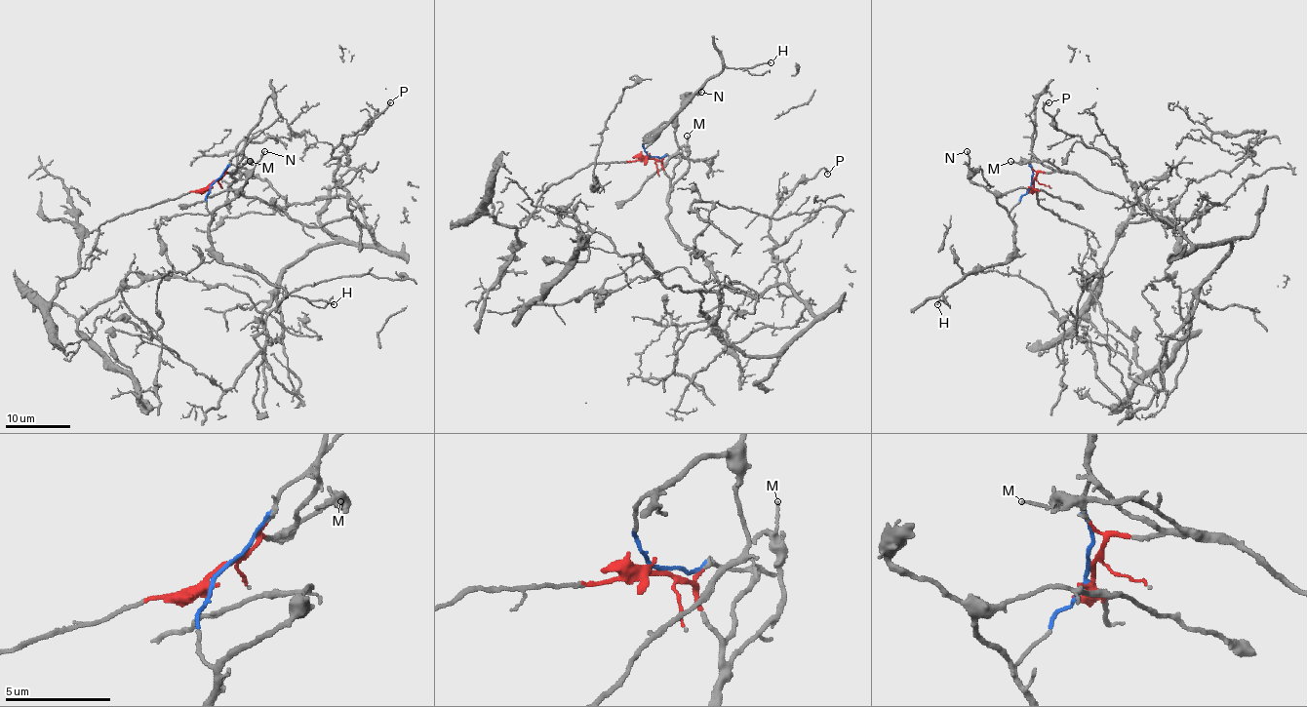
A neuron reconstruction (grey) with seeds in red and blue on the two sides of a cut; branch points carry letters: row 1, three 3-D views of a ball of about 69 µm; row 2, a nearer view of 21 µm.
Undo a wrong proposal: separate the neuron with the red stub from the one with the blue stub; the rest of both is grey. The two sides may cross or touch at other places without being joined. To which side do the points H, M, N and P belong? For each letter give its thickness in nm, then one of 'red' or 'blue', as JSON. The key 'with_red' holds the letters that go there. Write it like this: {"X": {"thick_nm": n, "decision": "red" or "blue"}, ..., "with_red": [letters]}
{"H": {"thick_nm": 170, "decision": "blue"}, "M": {"thick_nm": 120, "decision": "red"}, "N": {"thick_nm": 110, "decision": "blue"}, "P": {"thick_nm": 180, "decision": "red"}, "with_red": ["M", "P"]}

